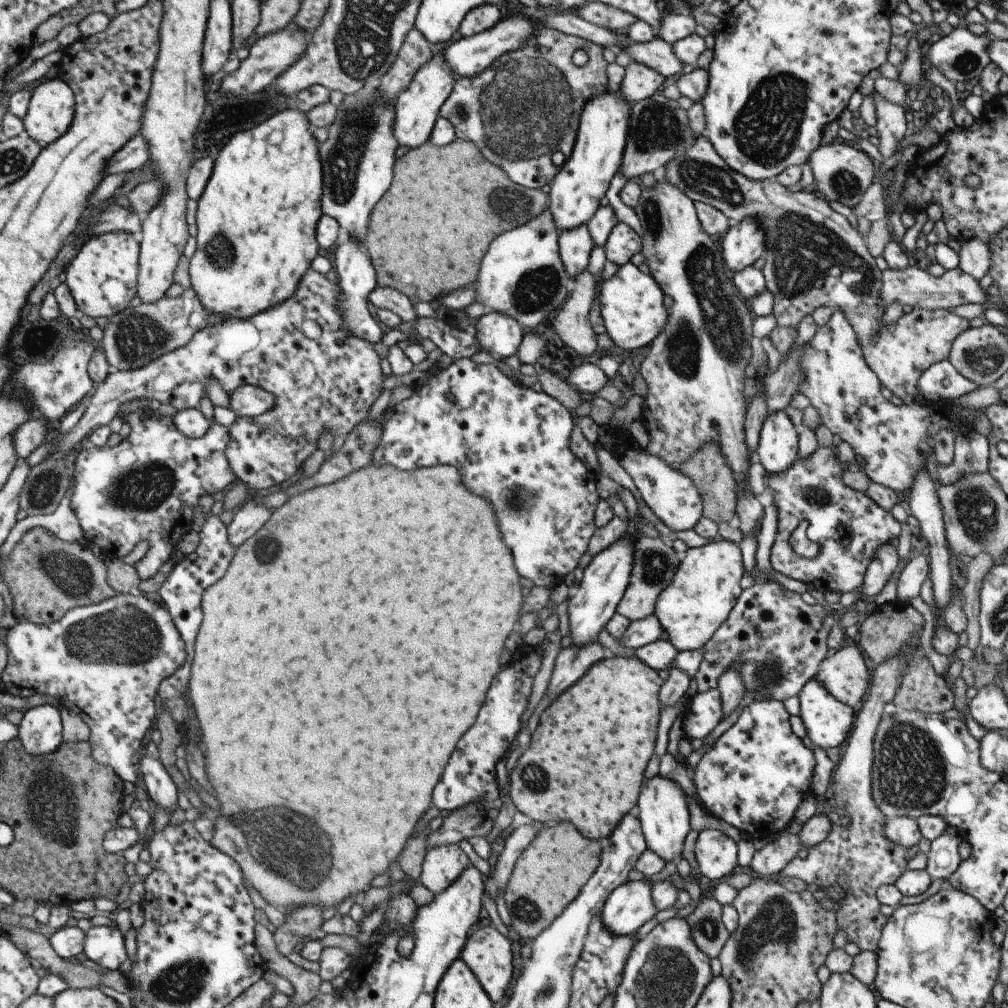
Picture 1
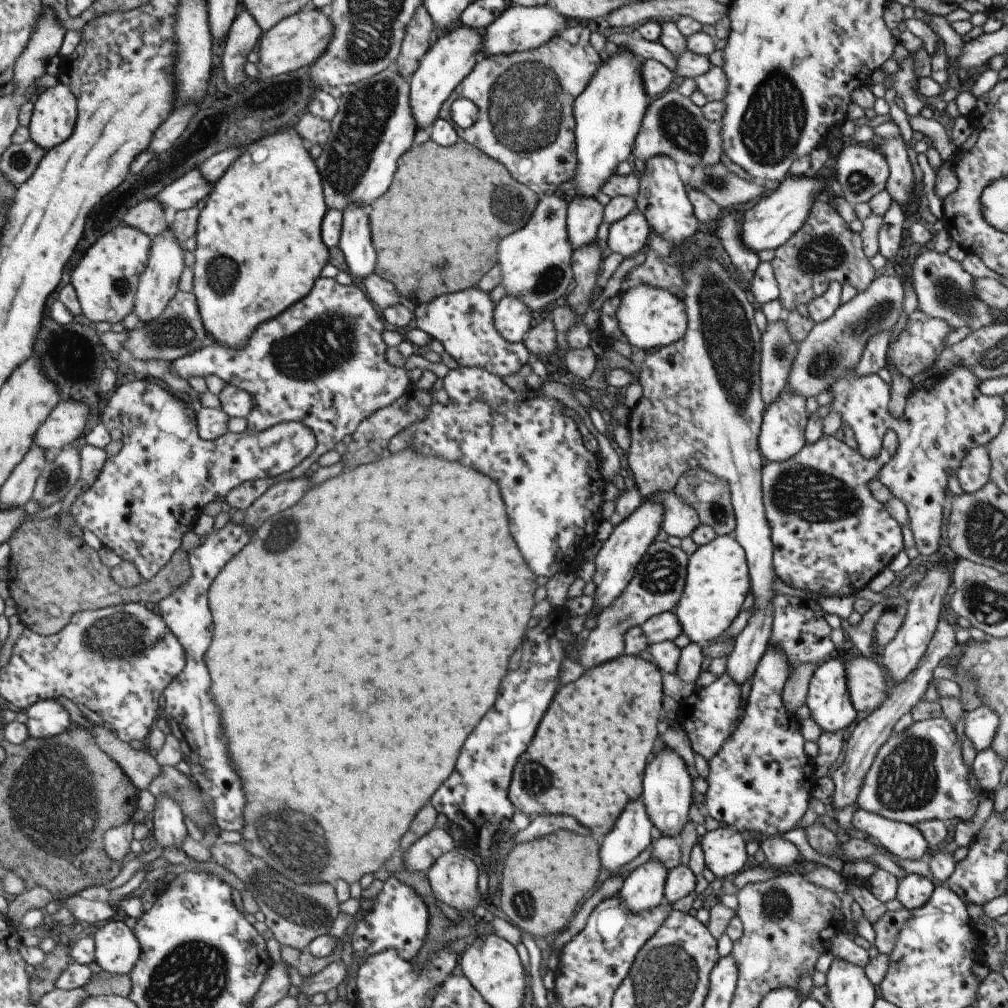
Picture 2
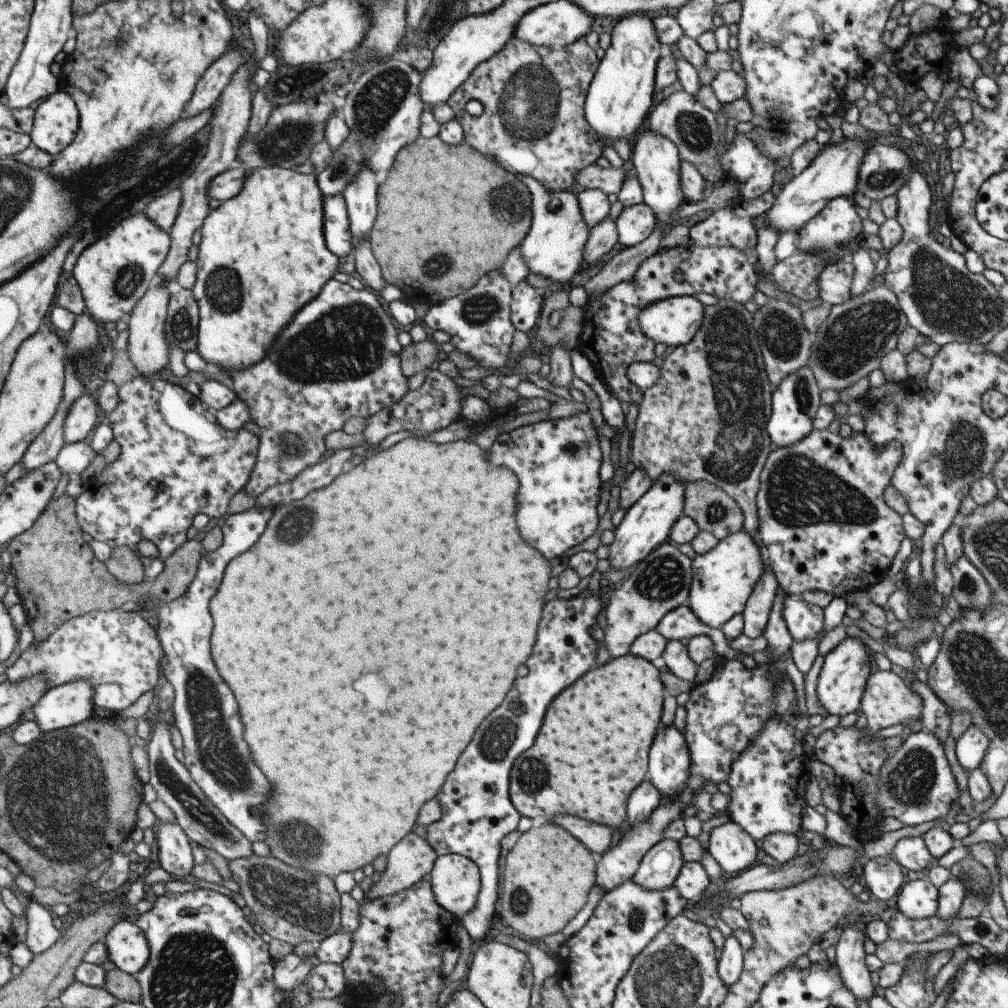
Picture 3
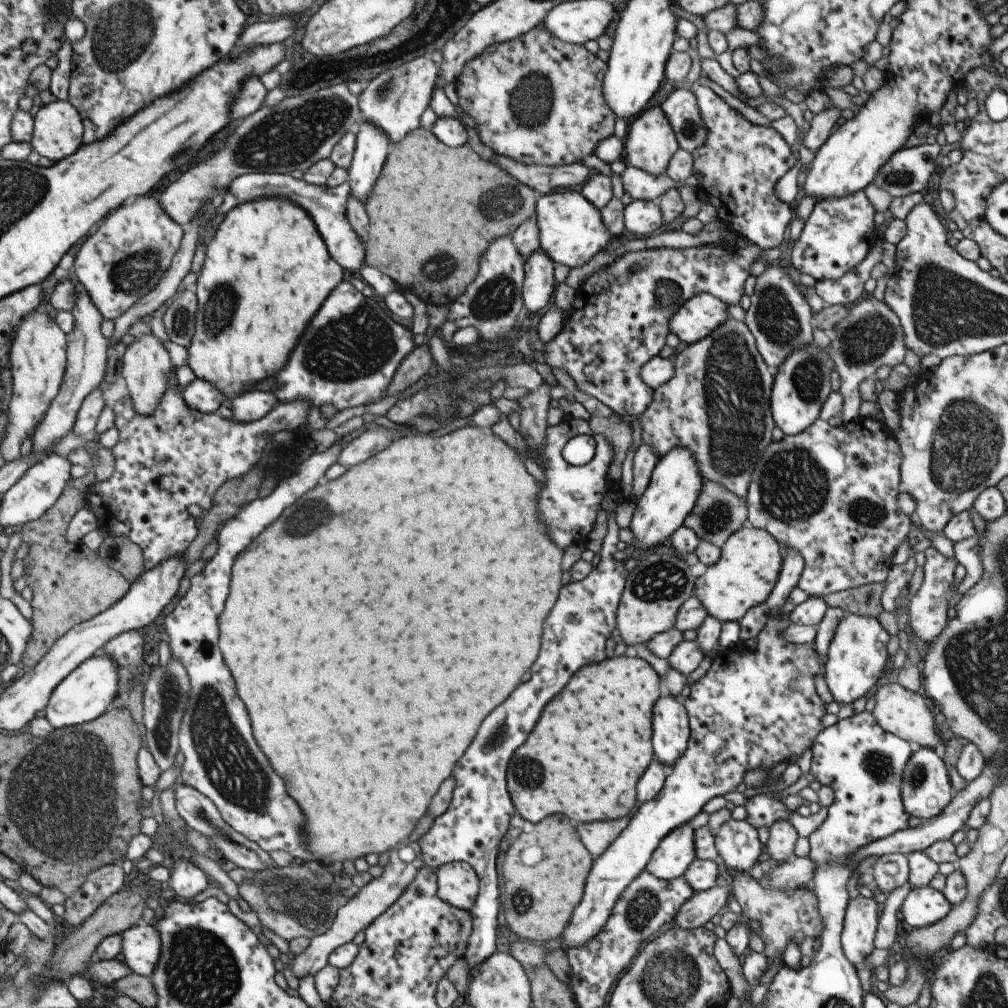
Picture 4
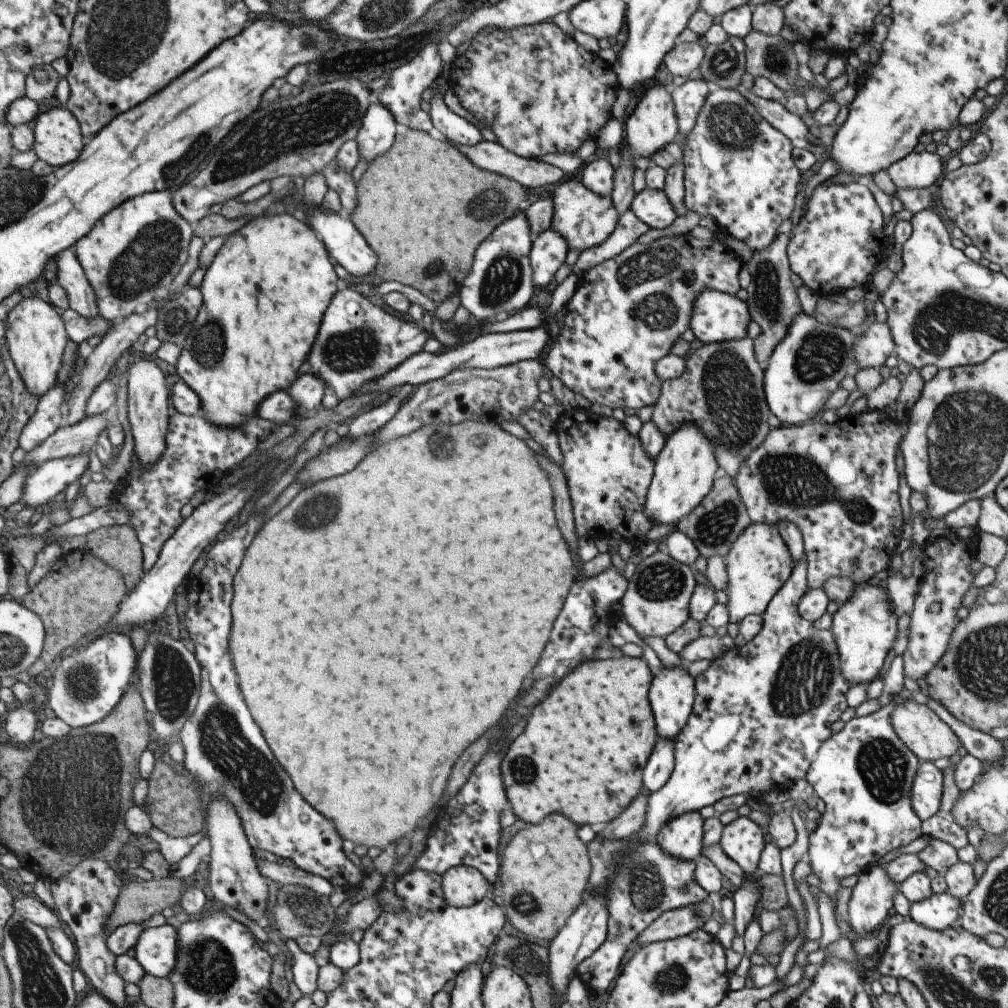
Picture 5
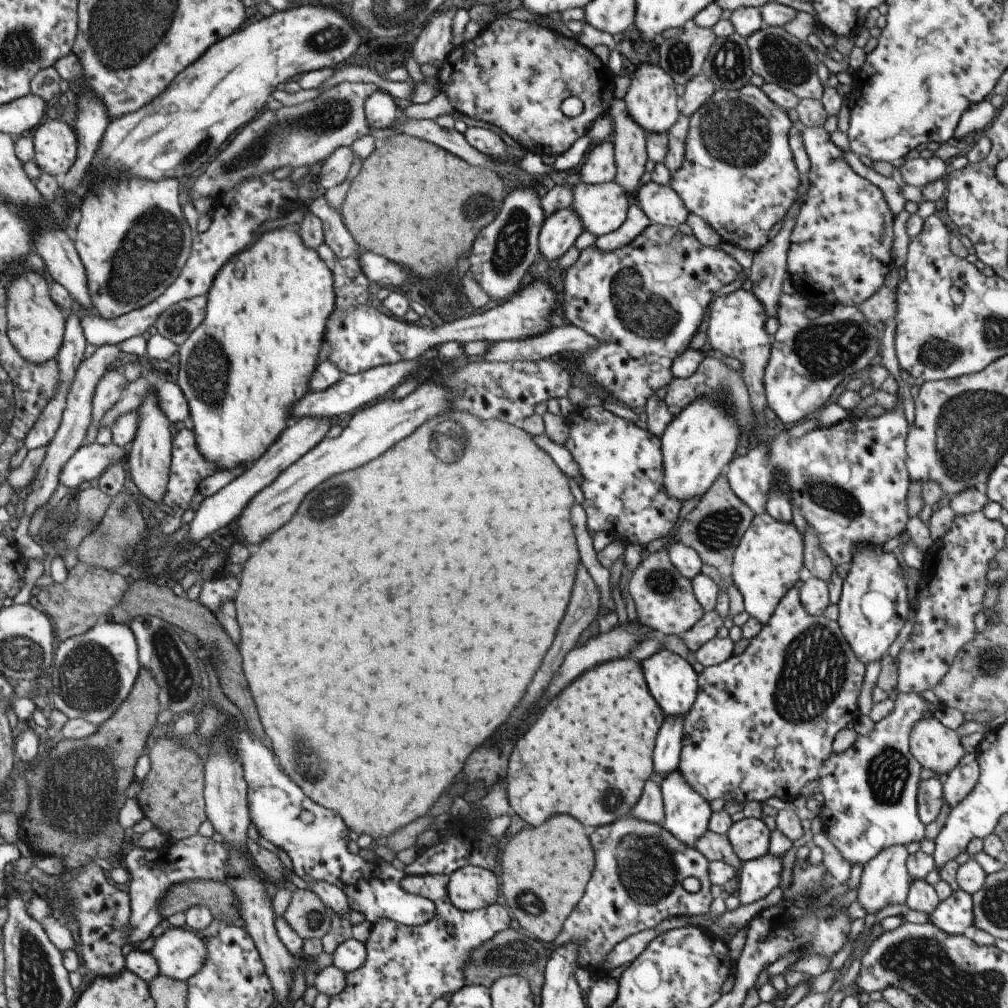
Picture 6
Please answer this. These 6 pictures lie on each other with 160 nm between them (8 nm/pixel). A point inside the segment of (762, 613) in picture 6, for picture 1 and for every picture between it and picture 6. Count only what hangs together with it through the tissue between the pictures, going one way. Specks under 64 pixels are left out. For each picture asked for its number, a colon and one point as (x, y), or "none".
1: (705, 586)
2: (716, 581)
3: (722, 579)
4: (750, 559)
5: (758, 563)

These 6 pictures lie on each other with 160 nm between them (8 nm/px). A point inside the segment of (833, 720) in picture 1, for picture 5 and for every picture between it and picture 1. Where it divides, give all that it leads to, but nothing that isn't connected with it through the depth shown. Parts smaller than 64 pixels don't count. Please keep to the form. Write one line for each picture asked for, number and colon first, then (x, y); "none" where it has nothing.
2: (827, 699)
3: (840, 683)
4: (856, 657)
5: (864, 627)

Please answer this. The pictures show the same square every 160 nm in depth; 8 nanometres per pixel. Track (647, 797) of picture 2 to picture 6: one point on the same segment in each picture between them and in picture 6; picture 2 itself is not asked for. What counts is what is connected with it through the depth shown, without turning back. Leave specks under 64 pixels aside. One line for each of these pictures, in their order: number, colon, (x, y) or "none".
3: (668, 762)
4: (669, 721)
5: (671, 693)
6: (671, 681)

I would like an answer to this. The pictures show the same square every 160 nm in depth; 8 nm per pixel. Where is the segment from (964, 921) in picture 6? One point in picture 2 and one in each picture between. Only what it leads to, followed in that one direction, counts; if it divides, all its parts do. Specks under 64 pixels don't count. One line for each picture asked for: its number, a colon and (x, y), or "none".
2: (913, 890)
3: (917, 899)
4: (921, 907)
5: (939, 911)

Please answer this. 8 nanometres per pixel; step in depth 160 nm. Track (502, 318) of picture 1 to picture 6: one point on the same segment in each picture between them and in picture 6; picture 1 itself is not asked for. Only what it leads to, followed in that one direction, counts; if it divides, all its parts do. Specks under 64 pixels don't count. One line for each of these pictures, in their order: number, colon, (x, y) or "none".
2: (511, 318)
3: (526, 301)
4: (537, 285)
5: (547, 252)
6: (559, 230)

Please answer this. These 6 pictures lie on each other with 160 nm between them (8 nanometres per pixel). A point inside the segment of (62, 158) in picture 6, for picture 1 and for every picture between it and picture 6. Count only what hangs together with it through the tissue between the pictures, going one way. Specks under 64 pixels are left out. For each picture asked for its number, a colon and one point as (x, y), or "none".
1: (50, 111)
2: (53, 117)
3: (55, 122)
4: (57, 131)
5: (57, 139)

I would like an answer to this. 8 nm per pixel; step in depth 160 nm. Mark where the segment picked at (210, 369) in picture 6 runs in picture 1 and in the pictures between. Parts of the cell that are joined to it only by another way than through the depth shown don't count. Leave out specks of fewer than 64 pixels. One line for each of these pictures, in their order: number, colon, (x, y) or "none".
1: (255, 220)
2: (258, 250)
3: (261, 256)
4: (266, 271)
5: (263, 295)

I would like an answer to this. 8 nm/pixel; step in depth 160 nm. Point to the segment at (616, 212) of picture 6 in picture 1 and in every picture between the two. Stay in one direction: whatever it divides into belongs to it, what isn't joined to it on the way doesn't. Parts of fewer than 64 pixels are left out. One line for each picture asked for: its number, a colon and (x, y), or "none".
1: (521, 274)
2: (535, 262)
3: (552, 247)
4: (570, 230)
5: (582, 218)

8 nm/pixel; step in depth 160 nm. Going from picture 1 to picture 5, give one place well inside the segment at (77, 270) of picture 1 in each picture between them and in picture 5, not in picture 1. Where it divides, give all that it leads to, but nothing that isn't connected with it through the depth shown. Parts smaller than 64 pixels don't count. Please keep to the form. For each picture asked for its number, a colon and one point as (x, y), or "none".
2: (105, 279)
3: (113, 273)
4: (125, 257)
5: (137, 248)

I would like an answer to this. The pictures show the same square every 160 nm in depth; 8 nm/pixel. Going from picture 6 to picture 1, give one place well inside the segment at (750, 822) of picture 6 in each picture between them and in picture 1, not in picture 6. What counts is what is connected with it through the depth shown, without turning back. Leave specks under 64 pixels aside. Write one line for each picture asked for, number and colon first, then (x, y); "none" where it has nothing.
1: (716, 854)
2: (723, 849)
3: (733, 849)
4: (736, 843)
5: (741, 840)

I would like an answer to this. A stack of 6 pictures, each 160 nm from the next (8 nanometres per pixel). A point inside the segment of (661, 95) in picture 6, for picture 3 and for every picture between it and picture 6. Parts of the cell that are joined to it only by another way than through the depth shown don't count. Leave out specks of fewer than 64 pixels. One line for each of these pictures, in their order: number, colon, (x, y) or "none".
3: (656, 163)
4: (650, 141)
5: (652, 124)

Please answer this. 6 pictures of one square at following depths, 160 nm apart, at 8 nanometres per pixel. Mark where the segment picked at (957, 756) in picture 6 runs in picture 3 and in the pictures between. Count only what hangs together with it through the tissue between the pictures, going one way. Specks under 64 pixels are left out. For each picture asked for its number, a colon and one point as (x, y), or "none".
3: (886, 700)
4: (909, 716)
5: (917, 726)

